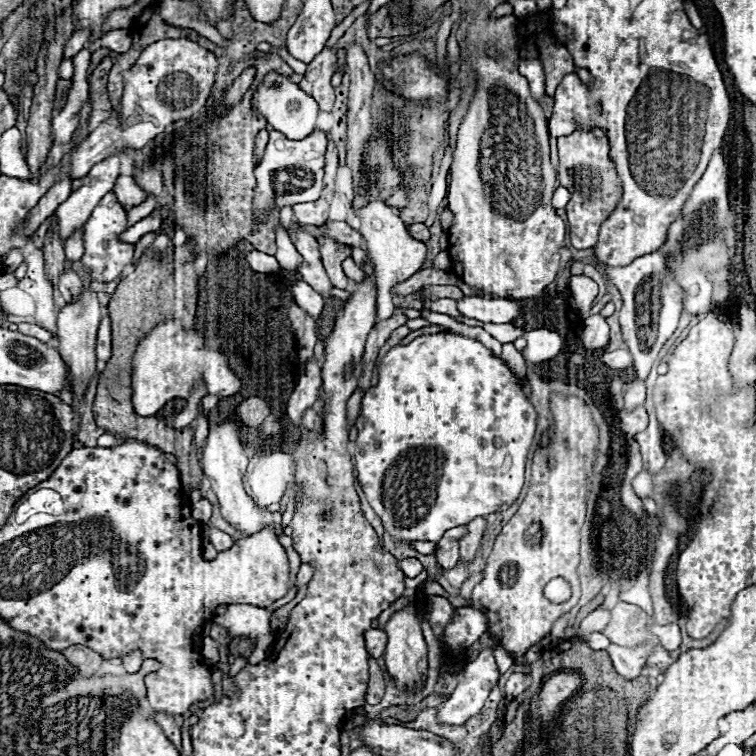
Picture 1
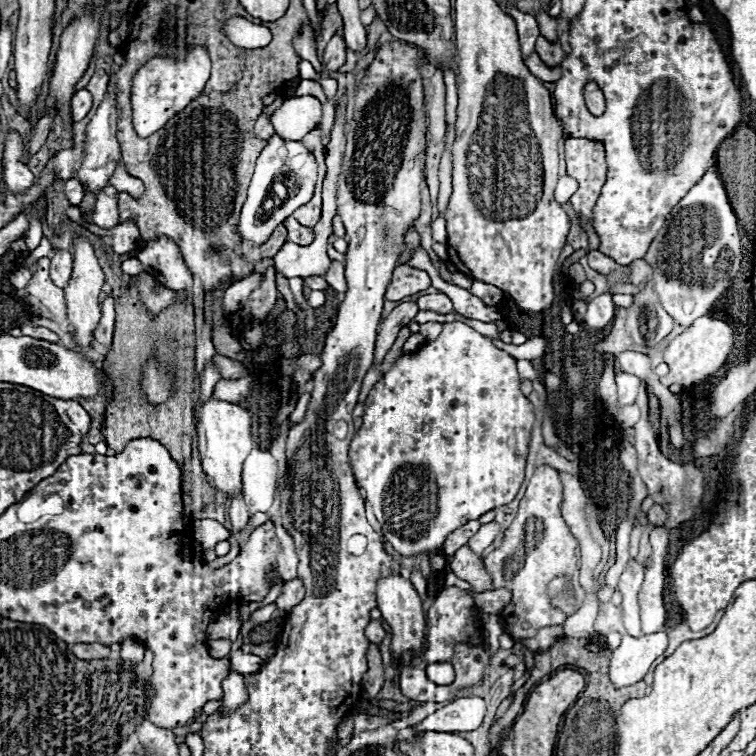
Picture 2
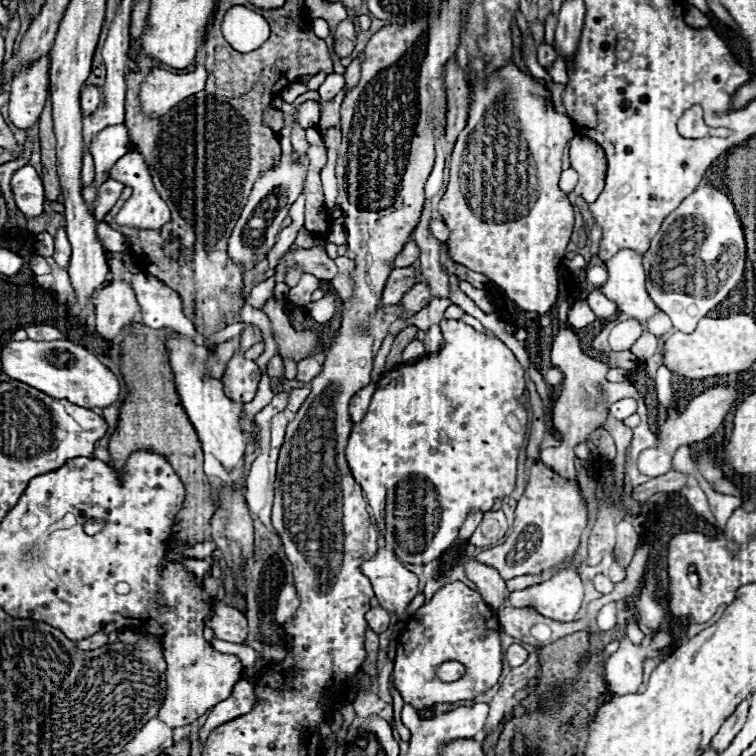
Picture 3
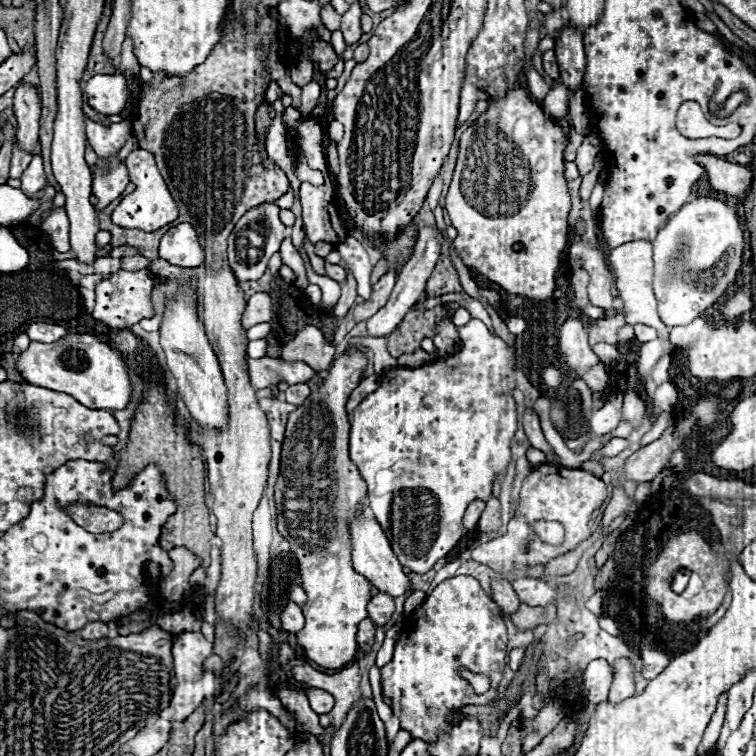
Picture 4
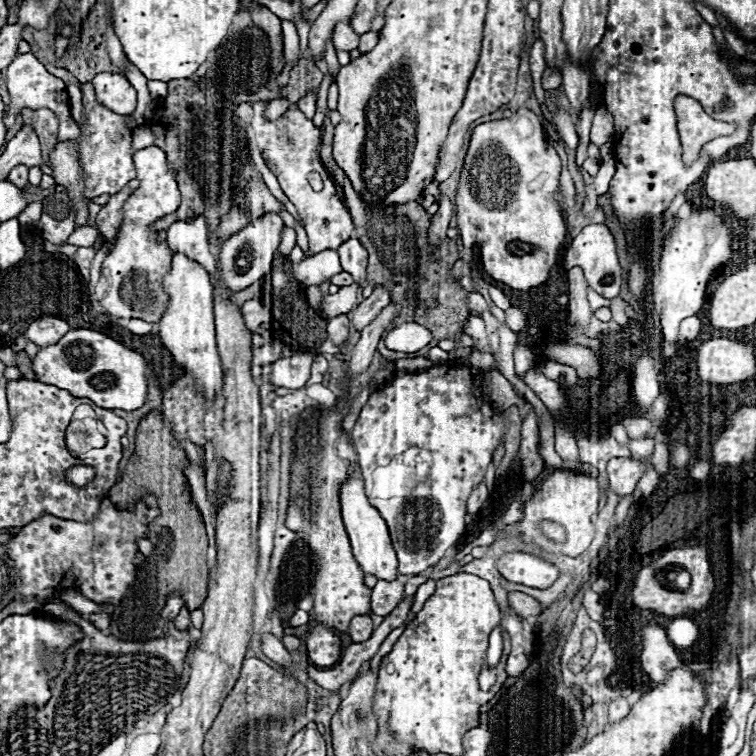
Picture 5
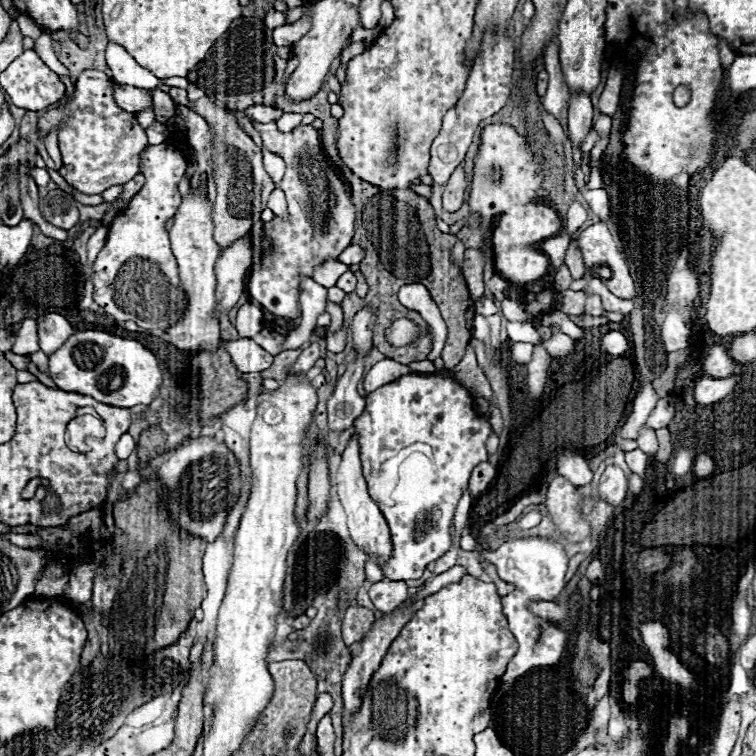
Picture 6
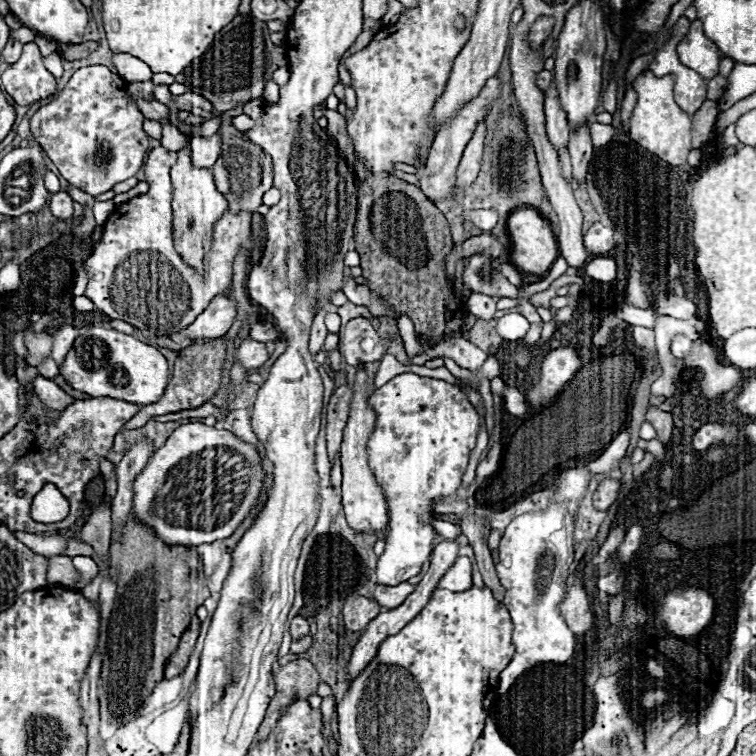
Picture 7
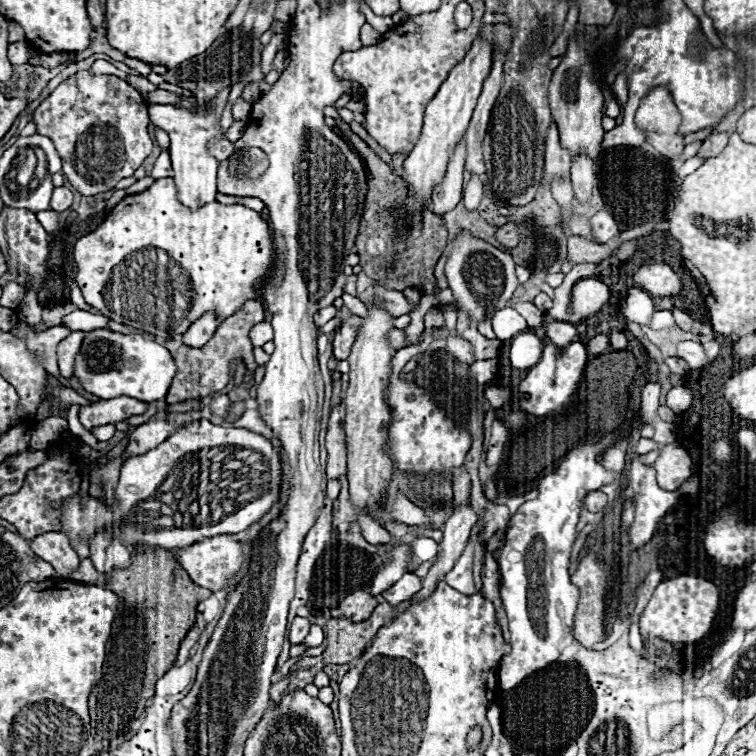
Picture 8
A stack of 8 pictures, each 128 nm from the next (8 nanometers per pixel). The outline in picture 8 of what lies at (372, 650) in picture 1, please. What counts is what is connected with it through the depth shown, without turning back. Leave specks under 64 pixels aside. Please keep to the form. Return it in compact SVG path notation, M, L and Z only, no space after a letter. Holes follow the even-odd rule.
M412 572L404 574L404 578L400 578L392 588L388 588L382 598L392 604L392 606L398 606L400 602L406 602L408 598L412 598L412 594L416 594L416 590L420 590L422 586L422 580L418 576L414 576Z

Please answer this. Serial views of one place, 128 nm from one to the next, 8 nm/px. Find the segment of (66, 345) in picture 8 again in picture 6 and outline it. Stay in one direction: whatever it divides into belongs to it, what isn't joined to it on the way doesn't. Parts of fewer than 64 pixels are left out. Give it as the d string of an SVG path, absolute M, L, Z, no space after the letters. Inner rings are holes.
M56 312L36 318L36 326L38 326L38 344L44 354L52 354L52 350L58 350L74 334L70 322Z

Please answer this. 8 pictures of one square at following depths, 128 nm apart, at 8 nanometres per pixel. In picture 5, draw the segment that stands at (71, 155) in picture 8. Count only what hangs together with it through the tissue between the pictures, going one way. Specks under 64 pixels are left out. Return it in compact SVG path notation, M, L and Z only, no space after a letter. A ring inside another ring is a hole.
M82 84L82 102L86 114L86 126L80 126L84 138L76 138L74 142L80 146L80 164L84 170L84 184L86 184L86 198L96 198L102 194L116 194L120 192L130 180L136 178L136 168L132 164L132 132L126 128L124 116L112 114L112 110L104 110L96 102L96 94L92 84Z

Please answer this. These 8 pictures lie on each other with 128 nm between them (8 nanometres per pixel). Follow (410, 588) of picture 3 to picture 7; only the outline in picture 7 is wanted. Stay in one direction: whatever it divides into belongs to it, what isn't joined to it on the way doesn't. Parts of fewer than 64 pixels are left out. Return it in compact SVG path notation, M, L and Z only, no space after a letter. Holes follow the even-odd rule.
M358 370L356 376L352 374L348 378L348 382L352 382L354 398L352 398L352 412L350 412L348 424L344 428L344 442L342 442L342 450L340 450L340 456L342 456L342 504L344 504L348 526L352 530L362 532L362 534L380 534L388 526L388 506L386 506L380 486L376 484L376 478L372 476L372 472L368 468L368 454L366 454L366 444L368 444L370 432L374 430L374 422L376 422L376 414L368 406L370 376L366 370Z

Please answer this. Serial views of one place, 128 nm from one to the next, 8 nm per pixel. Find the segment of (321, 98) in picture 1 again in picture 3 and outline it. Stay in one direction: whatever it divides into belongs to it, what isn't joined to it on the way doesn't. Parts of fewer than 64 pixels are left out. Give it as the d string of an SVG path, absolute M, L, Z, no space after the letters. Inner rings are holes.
M346 18L344 22L340 22L334 30L334 52L336 56L342 60L342 58L348 58L354 50L354 44L356 44L356 32L354 32L354 24L350 18ZM290 84L284 92L282 92L282 98L284 98L284 102L288 102L288 104L292 104L300 94L304 94L304 92L308 92L308 88L306 88L306 84Z

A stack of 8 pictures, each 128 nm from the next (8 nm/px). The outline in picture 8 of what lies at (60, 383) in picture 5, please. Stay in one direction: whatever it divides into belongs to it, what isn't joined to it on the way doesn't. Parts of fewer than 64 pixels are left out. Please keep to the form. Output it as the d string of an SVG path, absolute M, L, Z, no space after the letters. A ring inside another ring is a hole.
M96 328L92 332L86 332L80 352L74 360L74 378L78 378L88 392L96 394L102 400L116 396L130 396L142 402L162 400L166 398L174 374L174 358L164 346L146 340L140 334L126 336L108 328Z

